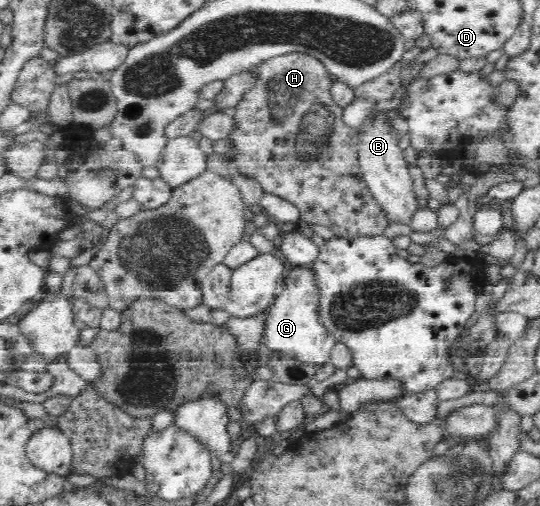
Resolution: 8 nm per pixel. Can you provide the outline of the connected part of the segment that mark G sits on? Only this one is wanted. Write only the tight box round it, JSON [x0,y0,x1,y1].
[263,267,338,367]

